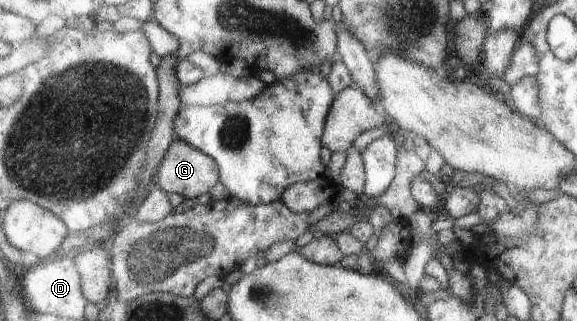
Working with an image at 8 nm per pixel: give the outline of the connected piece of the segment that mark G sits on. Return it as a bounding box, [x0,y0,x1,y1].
[155,140,217,198]

